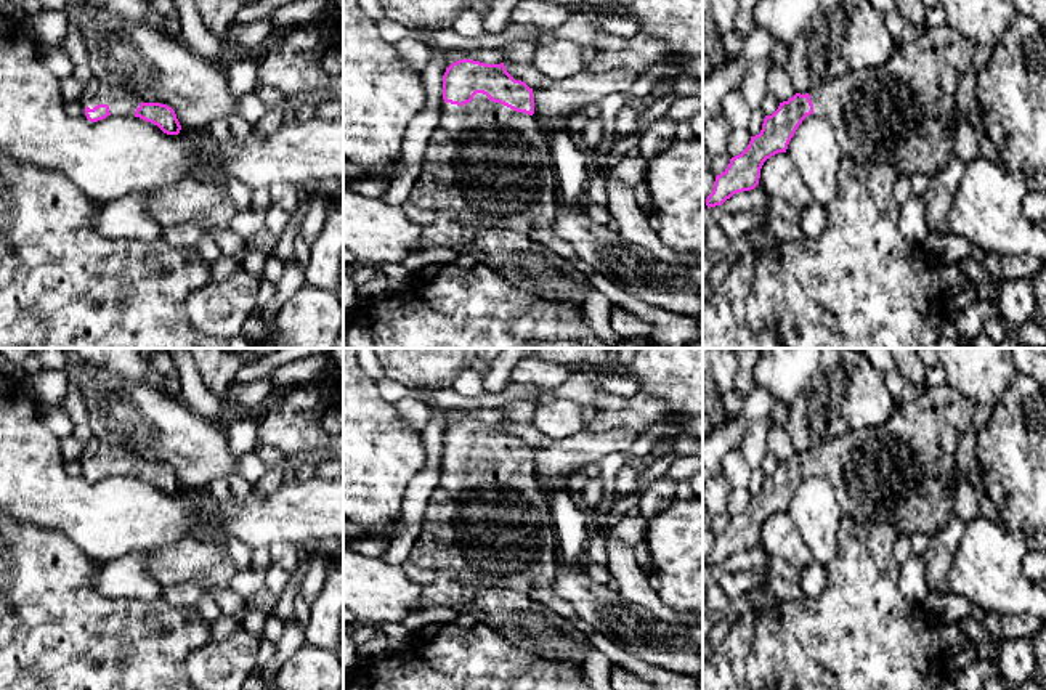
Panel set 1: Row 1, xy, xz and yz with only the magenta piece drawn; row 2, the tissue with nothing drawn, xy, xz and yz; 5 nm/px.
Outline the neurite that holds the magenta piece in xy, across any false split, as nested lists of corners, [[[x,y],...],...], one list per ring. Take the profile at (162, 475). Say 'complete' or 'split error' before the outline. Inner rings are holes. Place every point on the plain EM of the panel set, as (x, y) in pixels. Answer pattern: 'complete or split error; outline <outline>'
split error; outline [[[96,436],[83,444],[79,459],[90,481],[98,481],[112,473],[130,473],[157,485],[167,494],[178,494],[181,485],[175,470],[160,462],[140,462],[127,448],[116,448]]]

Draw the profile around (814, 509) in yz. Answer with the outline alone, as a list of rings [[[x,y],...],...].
[[[810,473],[797,486],[786,513],[810,549],[815,562],[826,565],[837,555],[837,530],[842,509],[834,488],[820,475]]]

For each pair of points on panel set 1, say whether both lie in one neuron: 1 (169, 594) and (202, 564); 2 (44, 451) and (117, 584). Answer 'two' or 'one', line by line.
1: two
2: two

